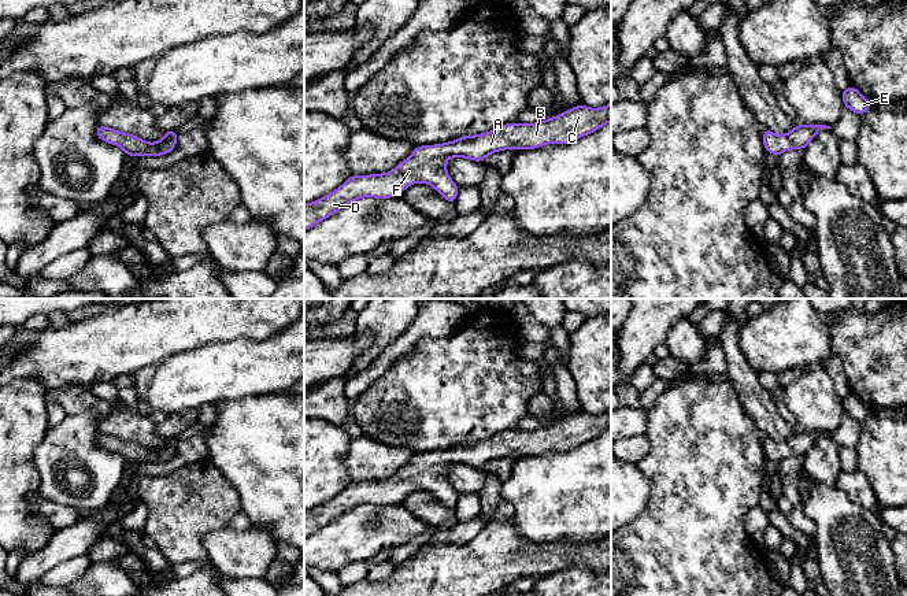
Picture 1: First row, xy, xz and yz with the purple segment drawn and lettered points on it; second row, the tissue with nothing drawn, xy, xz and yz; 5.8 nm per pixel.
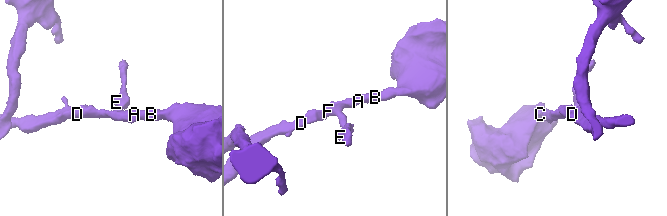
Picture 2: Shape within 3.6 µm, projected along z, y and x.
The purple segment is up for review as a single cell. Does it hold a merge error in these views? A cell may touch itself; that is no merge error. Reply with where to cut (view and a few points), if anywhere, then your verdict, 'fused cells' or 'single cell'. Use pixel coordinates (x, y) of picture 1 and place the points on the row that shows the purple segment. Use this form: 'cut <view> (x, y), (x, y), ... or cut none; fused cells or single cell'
cut none; single cell

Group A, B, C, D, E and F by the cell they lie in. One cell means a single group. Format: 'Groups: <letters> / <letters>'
Groups: A B C D E F

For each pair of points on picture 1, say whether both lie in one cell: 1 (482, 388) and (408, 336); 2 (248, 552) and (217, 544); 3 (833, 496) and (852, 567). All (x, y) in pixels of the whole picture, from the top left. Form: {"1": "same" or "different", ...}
{"1": "different", "2": "same", "3": "same"}

